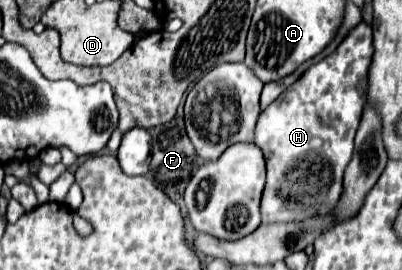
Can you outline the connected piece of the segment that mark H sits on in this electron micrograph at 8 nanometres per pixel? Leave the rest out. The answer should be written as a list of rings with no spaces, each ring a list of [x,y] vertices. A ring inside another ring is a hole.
[[[361,22],[333,54],[309,66],[295,84],[261,112],[255,144],[267,160],[267,184],[261,198],[265,224],[325,216],[337,204],[343,190],[343,170],[349,164],[353,138],[365,106],[371,52],[371,26]],[[315,112],[325,112],[325,122]]]

